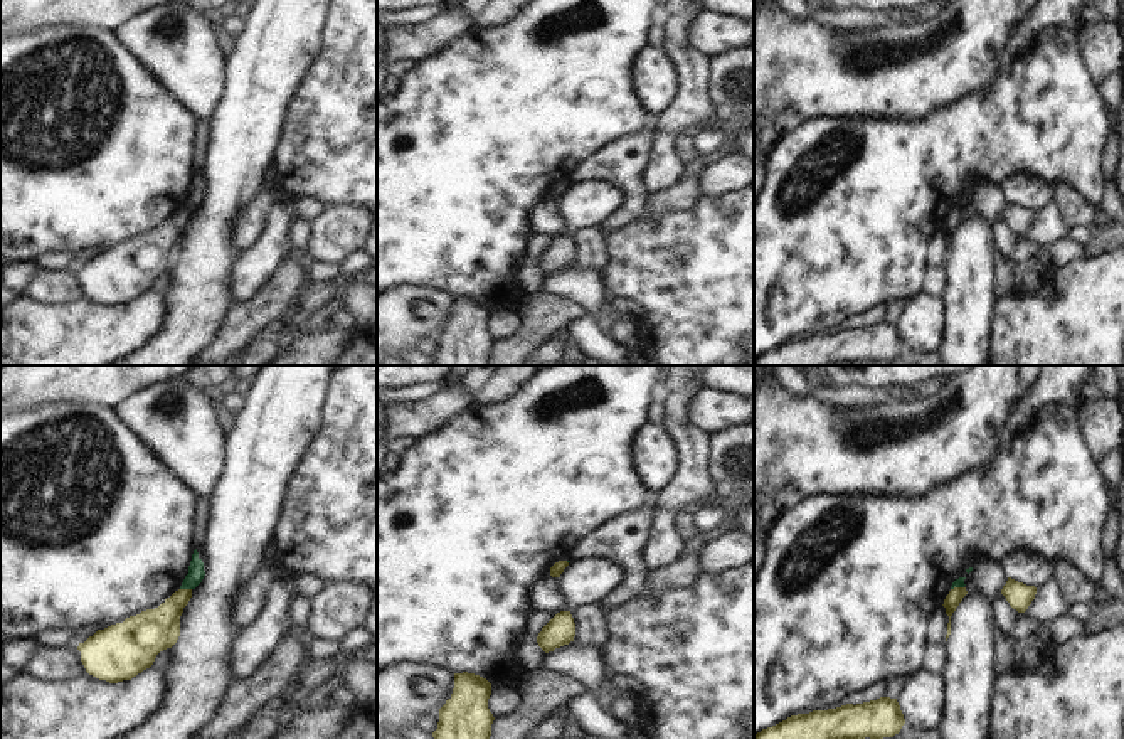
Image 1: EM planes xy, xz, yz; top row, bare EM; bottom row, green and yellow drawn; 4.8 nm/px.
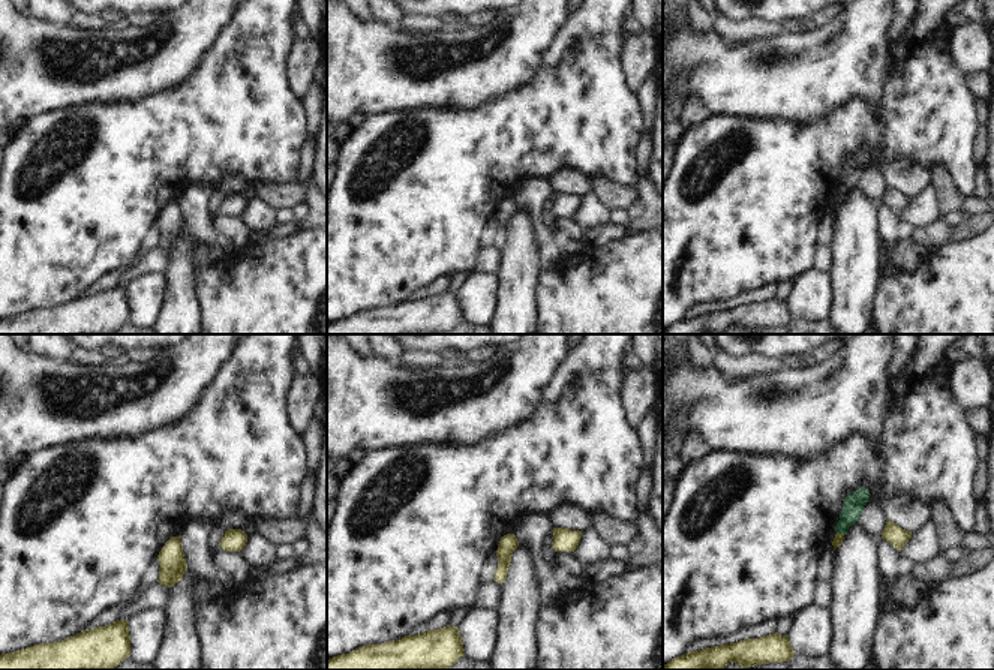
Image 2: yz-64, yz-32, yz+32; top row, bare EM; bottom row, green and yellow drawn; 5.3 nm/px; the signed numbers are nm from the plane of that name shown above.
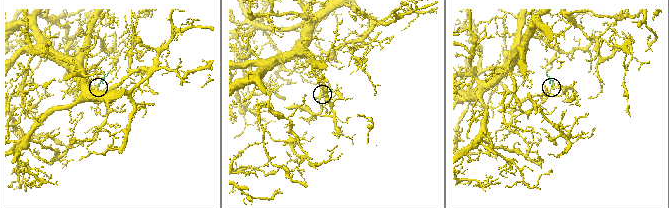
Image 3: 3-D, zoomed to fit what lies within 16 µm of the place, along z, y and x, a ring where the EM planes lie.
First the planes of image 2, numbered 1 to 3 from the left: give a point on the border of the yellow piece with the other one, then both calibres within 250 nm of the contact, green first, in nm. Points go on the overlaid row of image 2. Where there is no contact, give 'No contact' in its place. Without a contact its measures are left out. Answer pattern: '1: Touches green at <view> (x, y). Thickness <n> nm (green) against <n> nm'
1: No contact
2: No contact
3: Touches green at yz+32 (840, 532). Thickness 110 nm (green) against 50 nm.

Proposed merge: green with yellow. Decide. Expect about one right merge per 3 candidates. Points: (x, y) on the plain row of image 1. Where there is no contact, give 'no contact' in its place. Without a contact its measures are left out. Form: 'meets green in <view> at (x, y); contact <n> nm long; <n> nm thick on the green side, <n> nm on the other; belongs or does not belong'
meets green in xy at (185, 211); contact 60 nm long; 80 nm thick on the green side, 200 nm on the other; does not belong

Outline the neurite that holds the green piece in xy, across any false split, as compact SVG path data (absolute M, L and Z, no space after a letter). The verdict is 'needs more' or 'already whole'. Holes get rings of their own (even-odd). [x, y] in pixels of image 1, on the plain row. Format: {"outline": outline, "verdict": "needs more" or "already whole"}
{"outline": "M195 172L188 189L188 197L185 199L180 212L195 212L202 205L204 199L205 199L204 185Z", "verdict": "already whole"}

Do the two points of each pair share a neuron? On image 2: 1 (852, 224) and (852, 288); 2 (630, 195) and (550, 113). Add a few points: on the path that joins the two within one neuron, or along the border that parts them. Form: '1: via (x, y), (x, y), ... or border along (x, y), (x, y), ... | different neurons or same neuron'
1: via (852, 240), (852, 272) | same neuron
2: border along (594, 176), (607, 176), (619, 182), (634, 183) | different neurons

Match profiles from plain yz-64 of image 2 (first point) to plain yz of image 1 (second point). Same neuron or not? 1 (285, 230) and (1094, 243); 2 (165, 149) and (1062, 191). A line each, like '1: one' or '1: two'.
1: two
2: two

